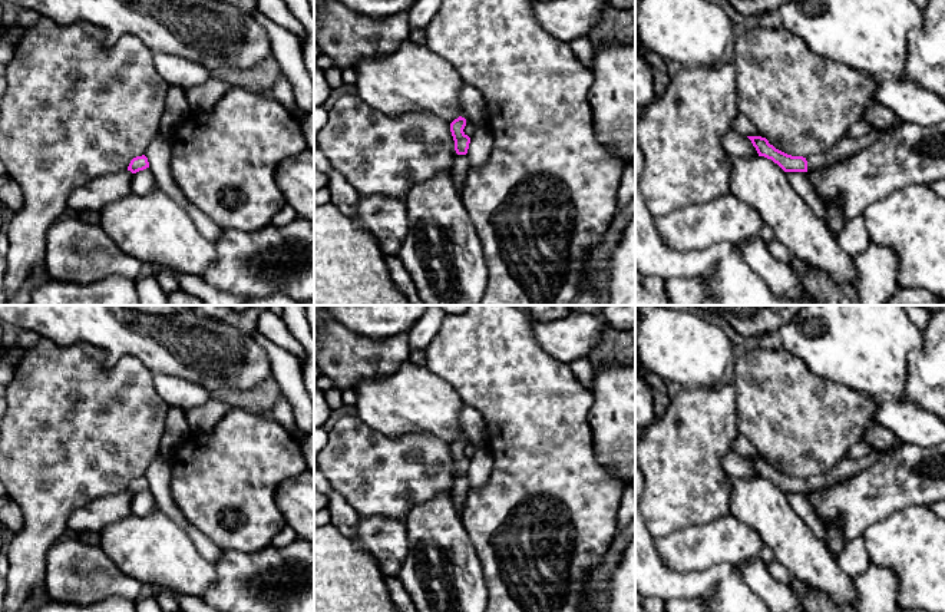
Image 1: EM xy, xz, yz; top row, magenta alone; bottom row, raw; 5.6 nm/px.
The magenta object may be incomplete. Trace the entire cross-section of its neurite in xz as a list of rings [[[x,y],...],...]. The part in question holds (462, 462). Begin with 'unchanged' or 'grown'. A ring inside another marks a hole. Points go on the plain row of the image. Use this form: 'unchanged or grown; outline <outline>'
grown; outline [[[459,437],[450,444],[450,453],[455,462],[455,472],[457,474],[450,496],[460,516],[463,515],[467,493],[470,490],[469,480],[466,477],[470,459],[463,453],[465,447],[466,447],[466,440],[462,437]]]

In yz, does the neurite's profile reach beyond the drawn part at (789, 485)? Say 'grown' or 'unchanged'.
grown

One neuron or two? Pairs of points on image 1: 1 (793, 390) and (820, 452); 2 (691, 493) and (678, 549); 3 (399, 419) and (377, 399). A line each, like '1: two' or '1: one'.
1: one
2: two
3: one

